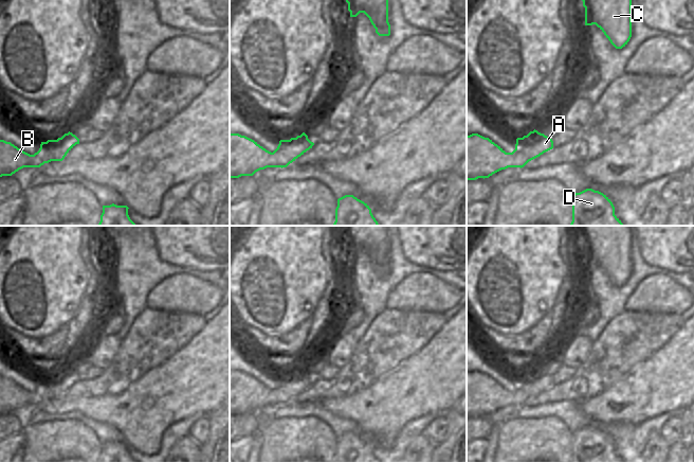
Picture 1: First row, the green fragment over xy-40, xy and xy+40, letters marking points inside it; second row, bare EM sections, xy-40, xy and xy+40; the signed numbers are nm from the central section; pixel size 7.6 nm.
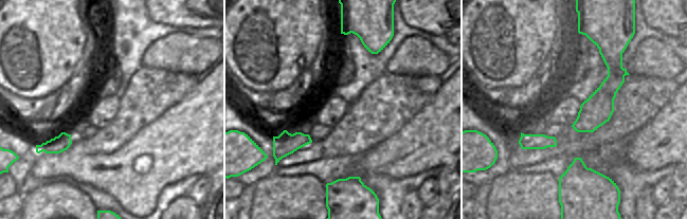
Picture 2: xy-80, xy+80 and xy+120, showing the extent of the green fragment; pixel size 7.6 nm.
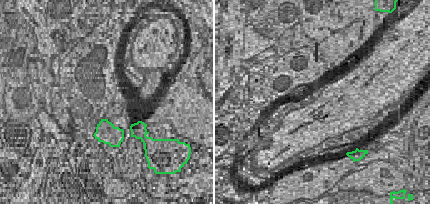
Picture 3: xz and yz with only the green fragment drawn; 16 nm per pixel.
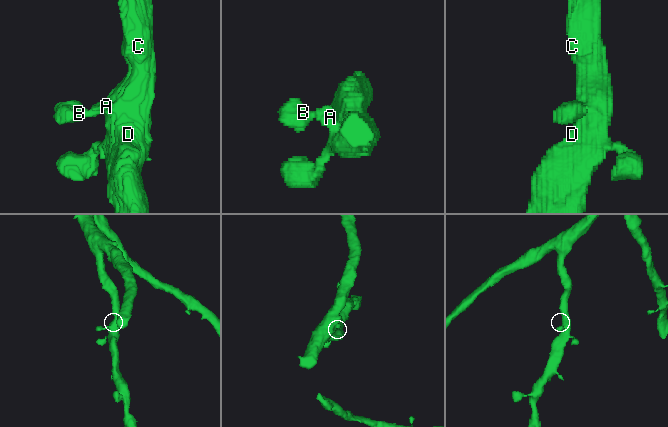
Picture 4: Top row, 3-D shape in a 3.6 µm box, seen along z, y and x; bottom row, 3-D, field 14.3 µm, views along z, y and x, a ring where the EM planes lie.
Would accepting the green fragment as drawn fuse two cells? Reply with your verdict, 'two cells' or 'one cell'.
one cell

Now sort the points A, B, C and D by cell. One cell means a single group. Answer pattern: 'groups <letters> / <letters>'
groups A B C D

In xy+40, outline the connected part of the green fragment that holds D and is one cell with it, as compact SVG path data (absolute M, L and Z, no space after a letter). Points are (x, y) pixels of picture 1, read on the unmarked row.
M586 426L572 432L570 463L623 463L623 461L615 452L615 444L606 432Z

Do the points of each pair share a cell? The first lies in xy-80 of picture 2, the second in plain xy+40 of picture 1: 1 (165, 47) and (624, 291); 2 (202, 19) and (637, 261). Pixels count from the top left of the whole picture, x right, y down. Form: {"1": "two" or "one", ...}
{"1": "two", "2": "two"}

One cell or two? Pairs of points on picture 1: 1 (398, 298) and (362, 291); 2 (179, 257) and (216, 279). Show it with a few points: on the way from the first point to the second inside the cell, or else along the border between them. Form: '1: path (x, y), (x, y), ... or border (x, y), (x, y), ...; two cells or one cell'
1: border (403, 278), (388, 294), (385, 308); two cells
2: border (178, 266), (218, 271); two cells

